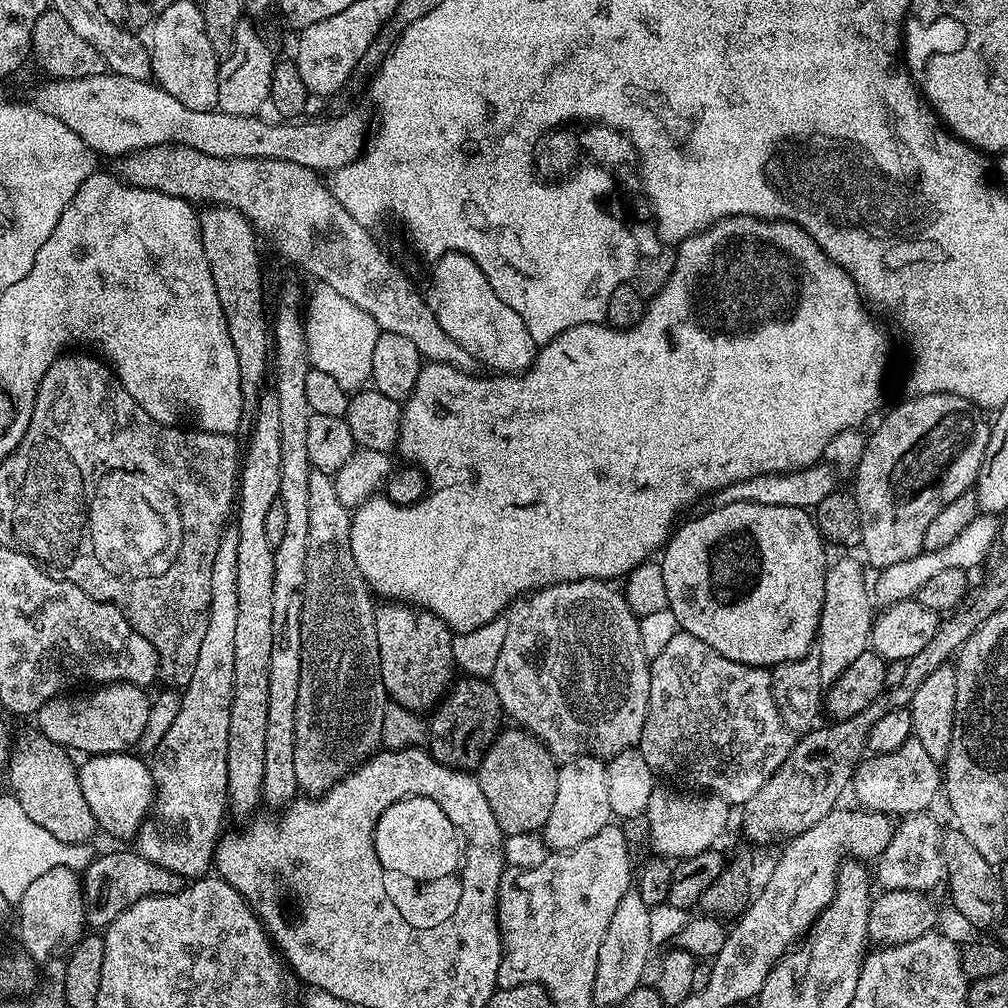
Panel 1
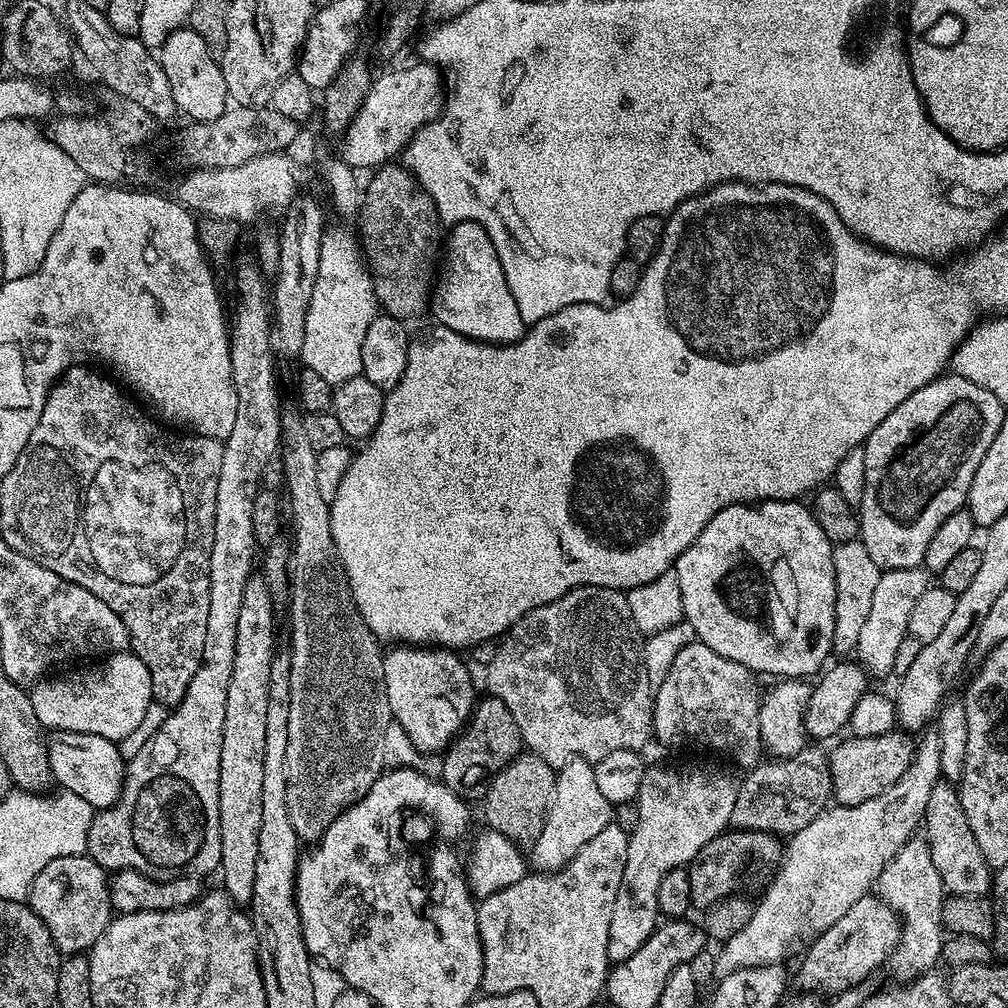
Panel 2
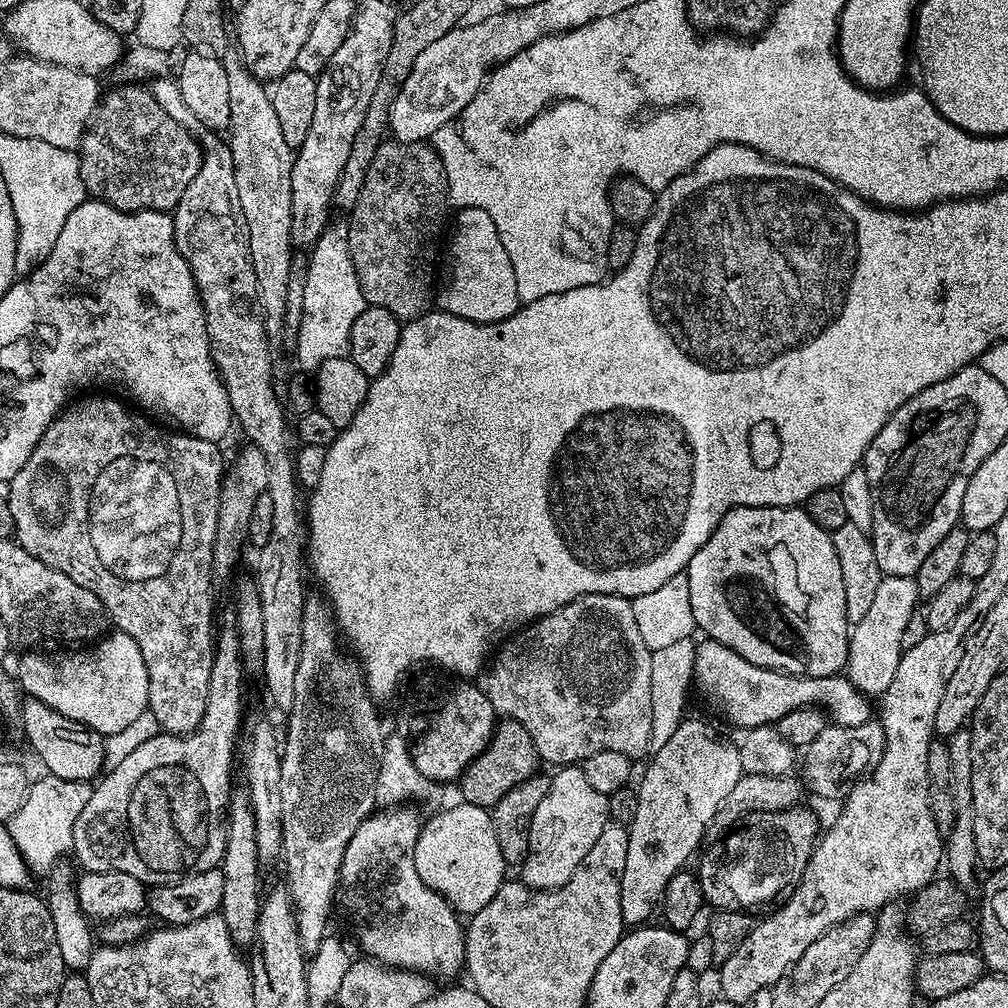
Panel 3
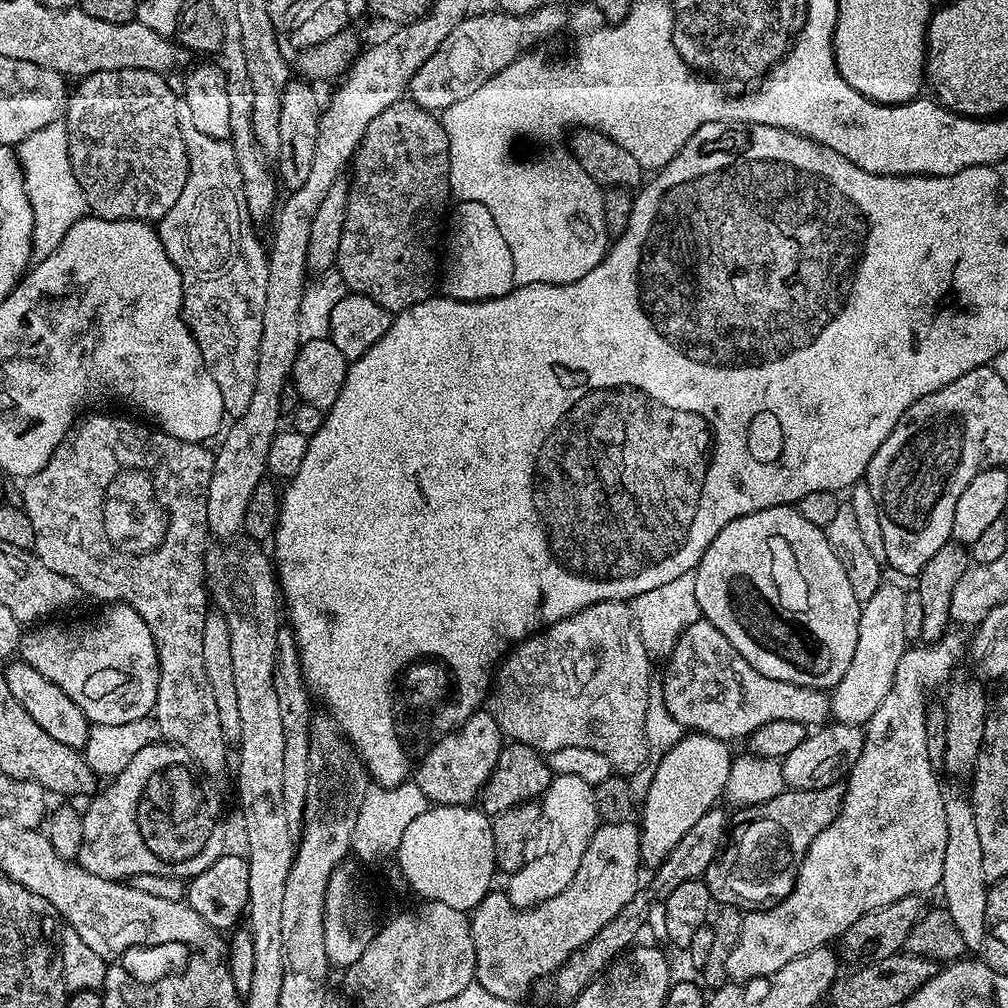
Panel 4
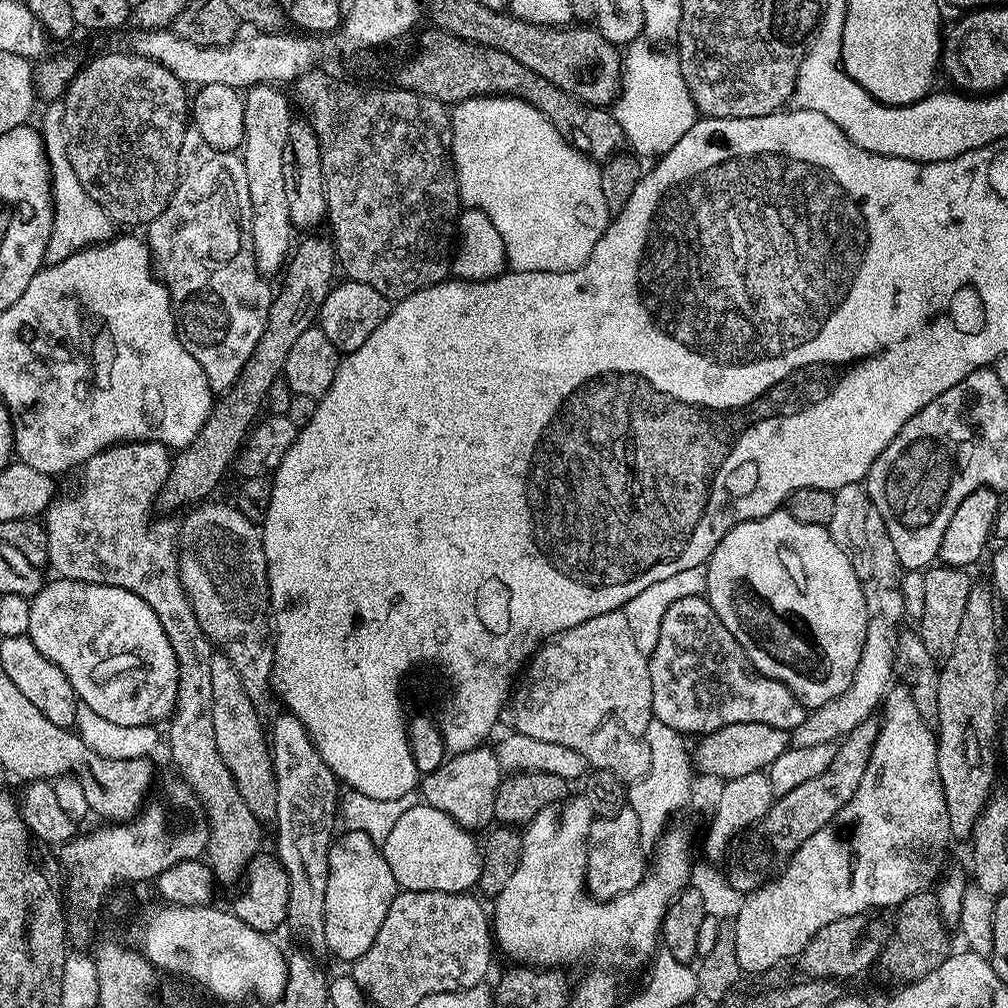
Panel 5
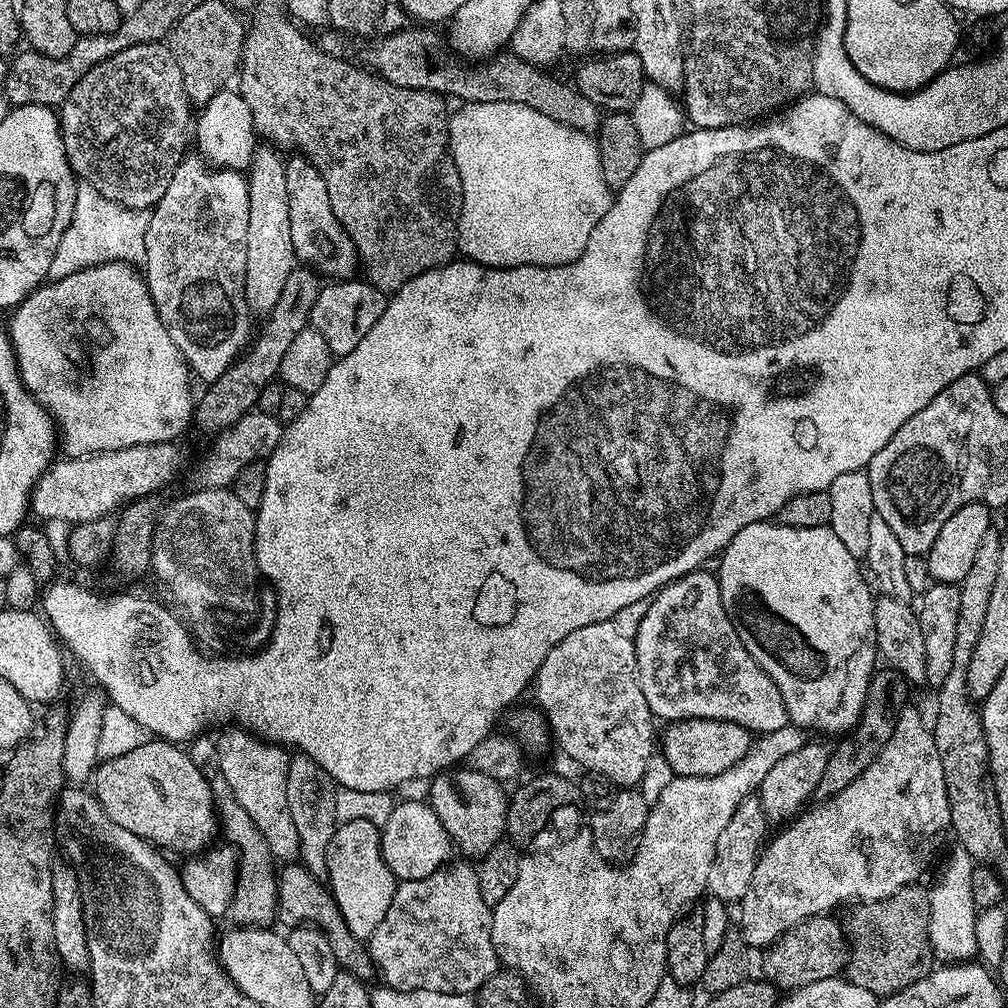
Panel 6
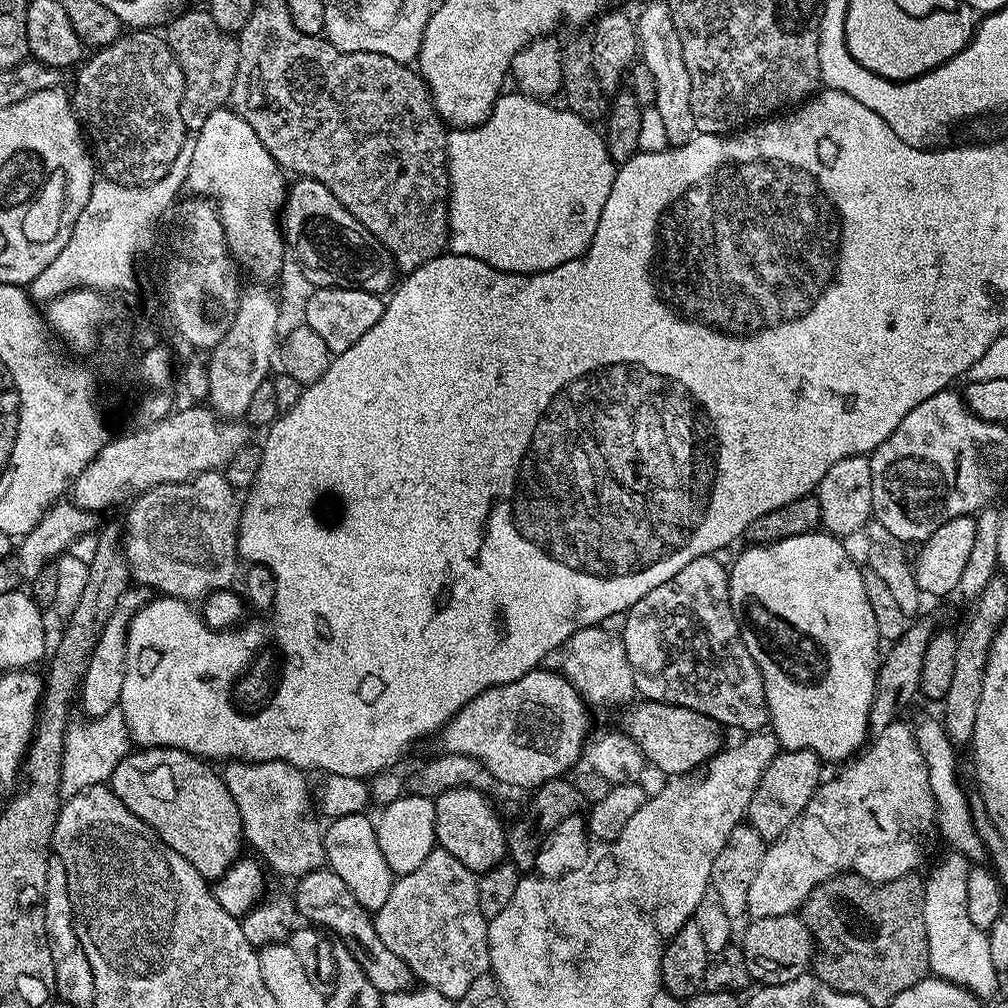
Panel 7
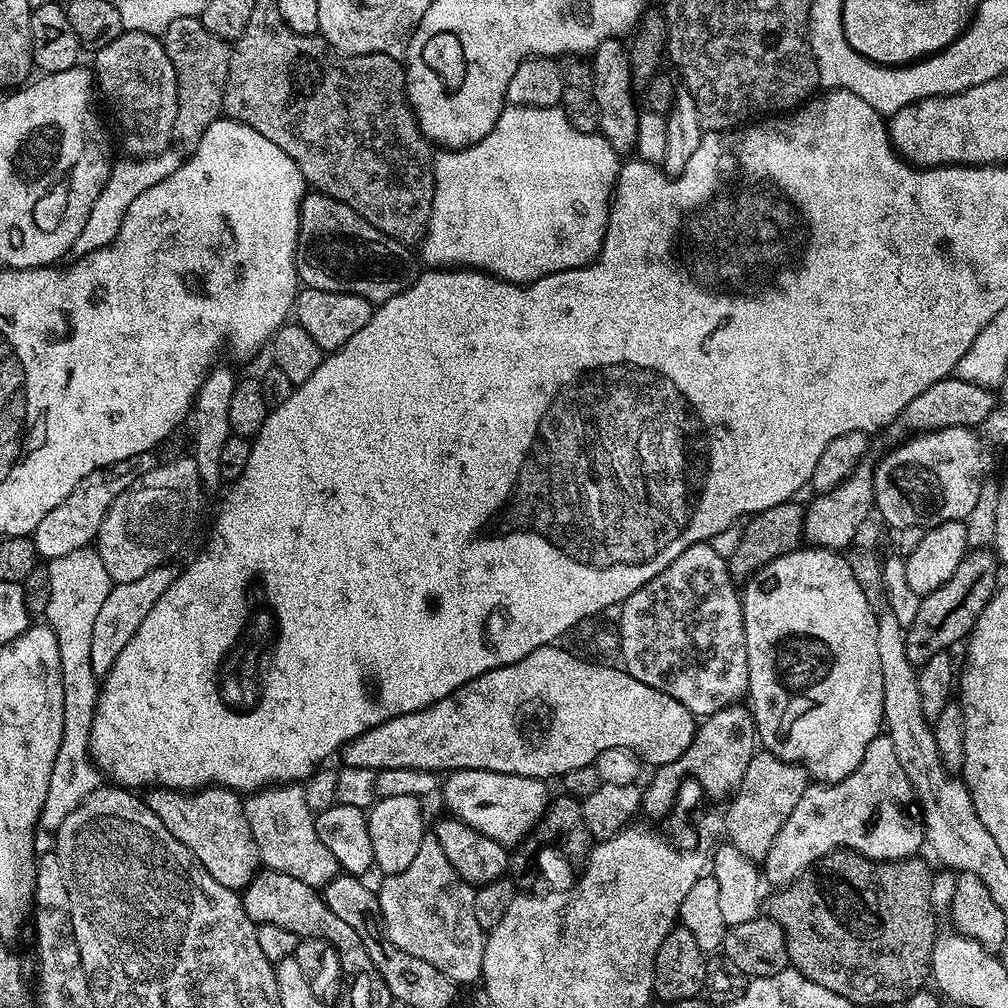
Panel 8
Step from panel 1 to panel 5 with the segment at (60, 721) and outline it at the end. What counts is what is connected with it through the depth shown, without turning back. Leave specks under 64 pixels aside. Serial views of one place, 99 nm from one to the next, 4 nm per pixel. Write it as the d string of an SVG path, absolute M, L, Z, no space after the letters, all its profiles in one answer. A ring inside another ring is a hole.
M52 578L31 597L30 626L26 635L49 662L66 674L77 701L94 710L94 714L102 714L102 718L118 722L118 726L155 725L160 722L156 720L164 722L171 717L176 706L178 662L170 638L166 638L166 630L162 630L158 622L158 614L154 614L138 594L130 594L130 590L118 586Z

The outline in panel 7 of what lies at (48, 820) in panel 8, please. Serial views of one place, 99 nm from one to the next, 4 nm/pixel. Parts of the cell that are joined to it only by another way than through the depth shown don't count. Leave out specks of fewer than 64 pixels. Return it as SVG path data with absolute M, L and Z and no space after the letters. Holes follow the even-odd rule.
M119 707L88 722L85 728L73 727L64 734L62 770L60 771L60 794L67 798L95 784L103 784L130 751L128 727Z

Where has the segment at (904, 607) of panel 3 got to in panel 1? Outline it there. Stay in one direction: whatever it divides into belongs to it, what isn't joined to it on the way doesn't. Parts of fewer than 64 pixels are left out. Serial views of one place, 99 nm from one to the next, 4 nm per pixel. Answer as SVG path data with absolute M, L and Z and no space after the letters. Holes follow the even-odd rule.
M981 513L976 516L970 526L950 542L950 546L944 546L942 550L933 552L919 552L914 558L906 558L906 562L897 562L895 566L886 566L879 569L874 576L874 600L877 605L887 606L897 604L900 600L911 600L915 597L916 591L926 586L929 578L935 578L942 570L951 568L962 568L973 570L980 565L989 554L993 544L997 543L999 537L999 519L991 513Z

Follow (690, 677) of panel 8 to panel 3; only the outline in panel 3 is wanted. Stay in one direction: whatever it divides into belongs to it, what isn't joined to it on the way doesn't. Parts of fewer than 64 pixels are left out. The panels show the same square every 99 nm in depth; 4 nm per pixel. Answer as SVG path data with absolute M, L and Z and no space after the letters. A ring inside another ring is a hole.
M701 639L696 645L692 679L695 687L713 704L732 724L741 730L749 730L768 725L779 725L790 710L817 707L830 717L832 724L838 726L862 726L873 719L873 701L859 692L847 675L834 676L795 676L789 672L776 672L772 668L754 666L746 662L742 654L730 650L717 640Z

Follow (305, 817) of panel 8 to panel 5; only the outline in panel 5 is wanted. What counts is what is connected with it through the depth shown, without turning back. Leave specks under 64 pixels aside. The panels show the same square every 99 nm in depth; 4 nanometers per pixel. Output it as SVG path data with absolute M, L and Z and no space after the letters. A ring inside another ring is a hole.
M214 654L210 658L210 686L214 690L214 742L218 742L218 754L226 762L226 770L238 786L238 794L250 806L261 822L275 821L275 772L272 769L272 753L266 728L260 725L257 707L242 686L238 670L230 658Z

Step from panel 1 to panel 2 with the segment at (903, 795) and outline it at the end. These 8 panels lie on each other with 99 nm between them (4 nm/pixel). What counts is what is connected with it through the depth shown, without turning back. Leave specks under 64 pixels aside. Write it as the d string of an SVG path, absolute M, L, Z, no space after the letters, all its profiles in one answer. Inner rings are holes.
M893 730L880 734L878 738L849 735L847 739L841 739L841 744L827 757L832 775L832 796L837 805L858 806L867 799L882 795L887 788L898 782L912 763L914 740L907 731Z

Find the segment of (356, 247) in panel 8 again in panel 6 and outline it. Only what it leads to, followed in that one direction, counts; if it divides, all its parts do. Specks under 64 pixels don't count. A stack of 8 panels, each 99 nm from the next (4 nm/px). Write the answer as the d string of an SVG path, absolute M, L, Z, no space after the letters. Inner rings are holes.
M299 154L289 155L284 168L290 206L291 241L297 261L332 282L353 279L361 267L360 255L352 235L330 210L330 194L326 194L326 182L322 182L322 174L318 174L311 162Z

